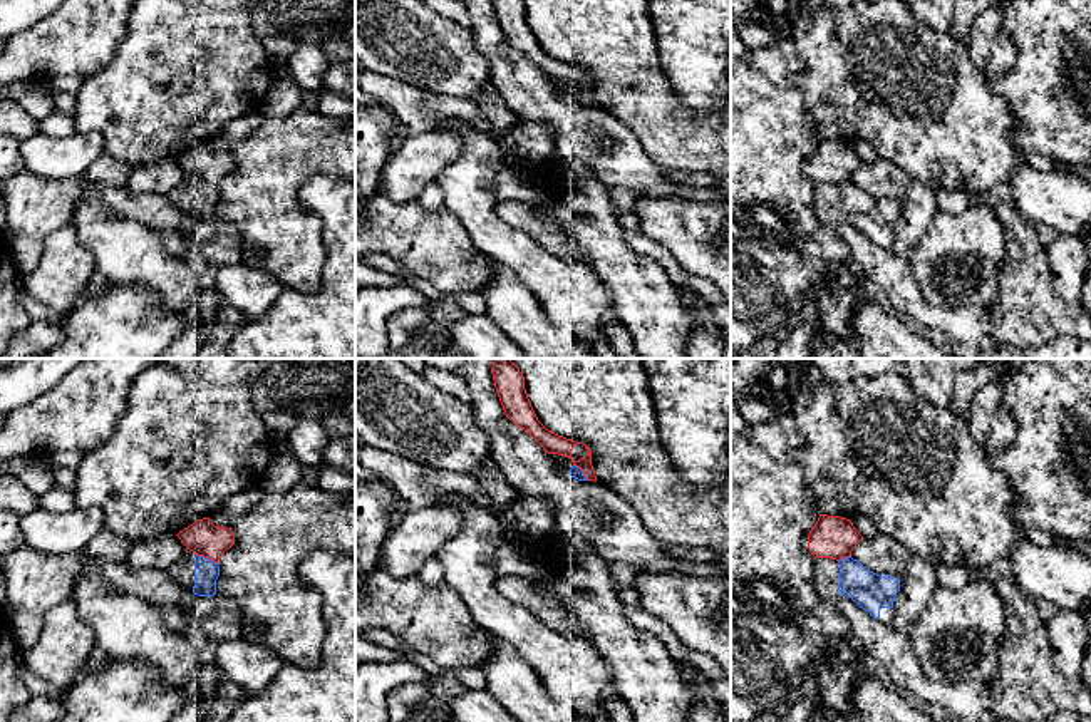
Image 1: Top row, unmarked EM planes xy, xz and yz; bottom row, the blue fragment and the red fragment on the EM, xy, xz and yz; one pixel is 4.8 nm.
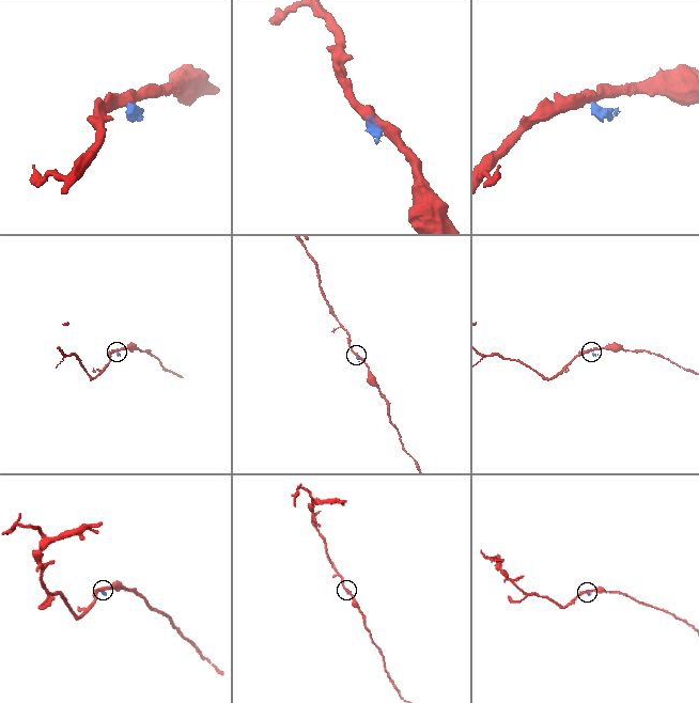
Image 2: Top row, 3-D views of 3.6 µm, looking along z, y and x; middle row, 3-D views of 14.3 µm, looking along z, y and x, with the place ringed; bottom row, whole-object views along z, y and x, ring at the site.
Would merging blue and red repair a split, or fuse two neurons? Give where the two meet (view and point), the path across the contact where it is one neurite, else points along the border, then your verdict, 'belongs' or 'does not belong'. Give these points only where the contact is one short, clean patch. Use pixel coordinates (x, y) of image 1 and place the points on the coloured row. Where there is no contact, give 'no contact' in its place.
xy (206, 558) | does not belong

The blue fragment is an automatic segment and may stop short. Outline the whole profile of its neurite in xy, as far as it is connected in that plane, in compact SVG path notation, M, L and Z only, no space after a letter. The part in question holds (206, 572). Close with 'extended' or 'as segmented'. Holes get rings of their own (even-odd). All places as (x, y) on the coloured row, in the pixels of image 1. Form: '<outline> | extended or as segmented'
M184 558L168 570L171 580L184 590L198 596L213 596L216 593L216 580L220 576L218 563L204 558Z | extended

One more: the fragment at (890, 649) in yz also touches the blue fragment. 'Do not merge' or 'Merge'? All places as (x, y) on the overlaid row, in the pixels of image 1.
Do not merge

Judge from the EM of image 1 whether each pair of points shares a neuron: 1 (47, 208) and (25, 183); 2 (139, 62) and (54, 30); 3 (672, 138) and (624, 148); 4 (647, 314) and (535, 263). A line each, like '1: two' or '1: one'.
1: one
2: two
3: two
4: two

